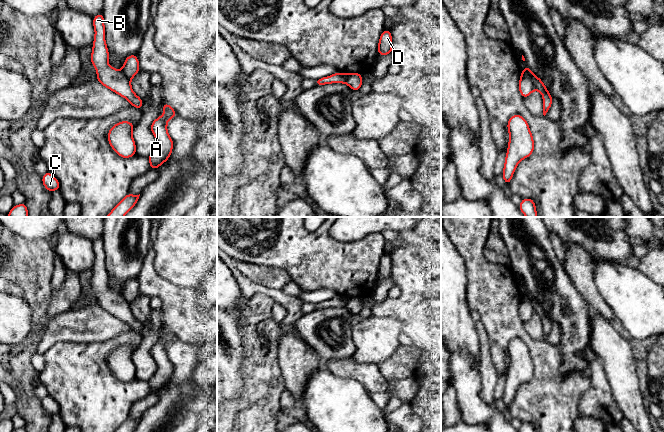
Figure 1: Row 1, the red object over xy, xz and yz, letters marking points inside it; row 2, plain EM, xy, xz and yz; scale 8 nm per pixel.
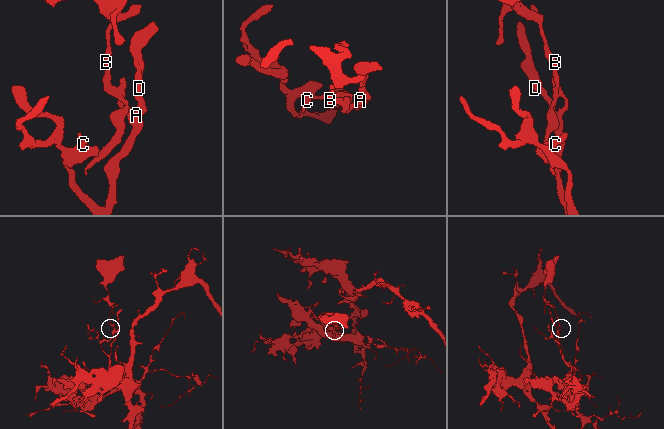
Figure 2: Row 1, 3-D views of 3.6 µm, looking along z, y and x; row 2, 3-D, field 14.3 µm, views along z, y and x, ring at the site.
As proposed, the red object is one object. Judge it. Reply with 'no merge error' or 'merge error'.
merge error

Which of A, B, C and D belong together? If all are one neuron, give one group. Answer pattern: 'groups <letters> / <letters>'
groups A C D / B

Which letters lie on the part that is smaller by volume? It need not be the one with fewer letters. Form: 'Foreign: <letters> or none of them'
Foreign: B

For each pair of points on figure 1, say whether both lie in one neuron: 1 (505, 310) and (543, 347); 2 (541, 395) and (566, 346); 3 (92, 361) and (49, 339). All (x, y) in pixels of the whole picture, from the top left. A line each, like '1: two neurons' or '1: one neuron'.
1: one neuron
2: two neurons
3: two neurons

